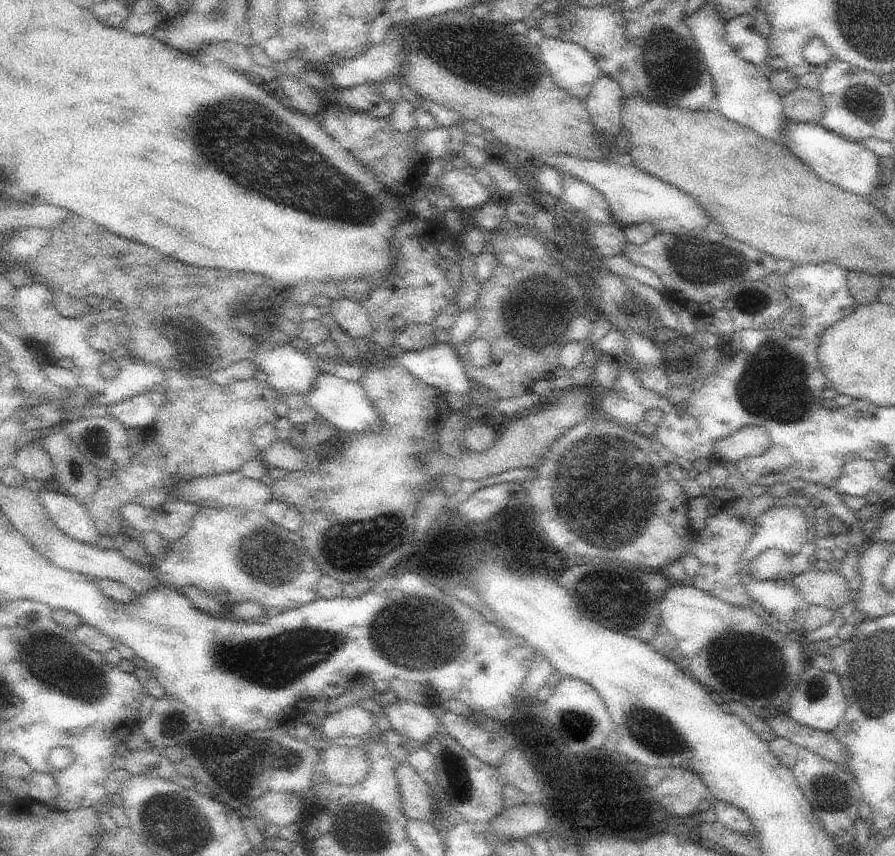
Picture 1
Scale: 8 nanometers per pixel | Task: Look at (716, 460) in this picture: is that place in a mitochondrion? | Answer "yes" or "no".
no

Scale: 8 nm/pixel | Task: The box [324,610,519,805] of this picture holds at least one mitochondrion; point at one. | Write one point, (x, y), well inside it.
(458, 770)

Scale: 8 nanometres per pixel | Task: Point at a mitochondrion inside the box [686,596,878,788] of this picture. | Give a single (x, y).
(739, 658)

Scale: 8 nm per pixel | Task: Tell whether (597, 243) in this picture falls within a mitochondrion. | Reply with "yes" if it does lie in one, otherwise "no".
no

